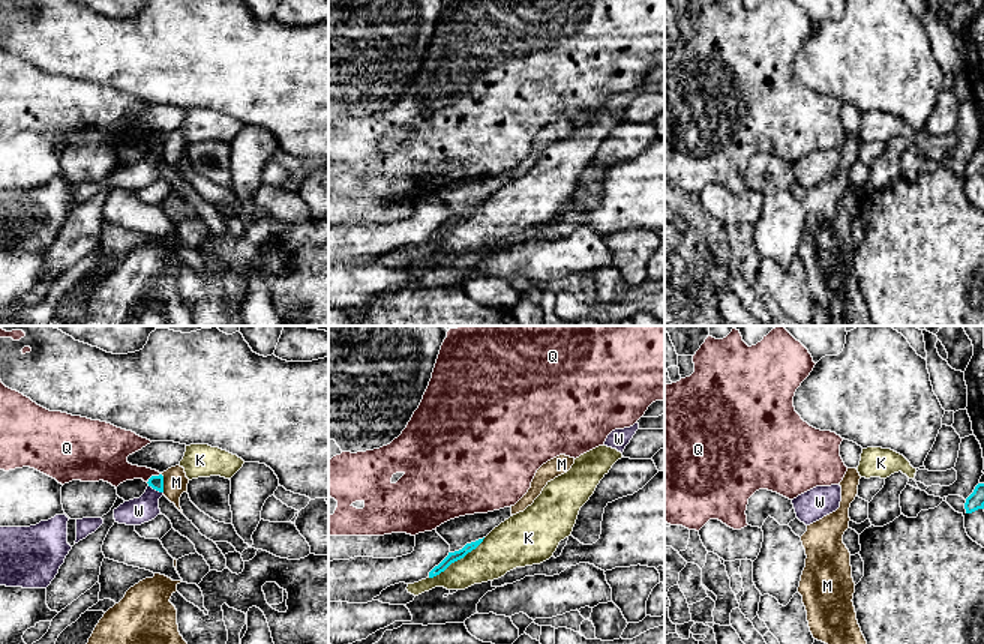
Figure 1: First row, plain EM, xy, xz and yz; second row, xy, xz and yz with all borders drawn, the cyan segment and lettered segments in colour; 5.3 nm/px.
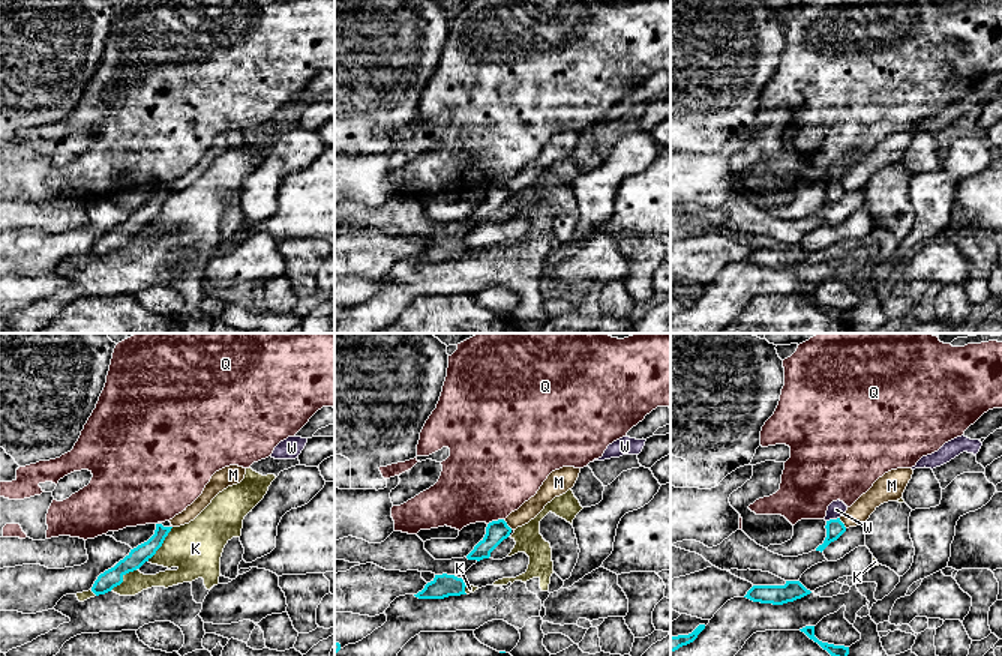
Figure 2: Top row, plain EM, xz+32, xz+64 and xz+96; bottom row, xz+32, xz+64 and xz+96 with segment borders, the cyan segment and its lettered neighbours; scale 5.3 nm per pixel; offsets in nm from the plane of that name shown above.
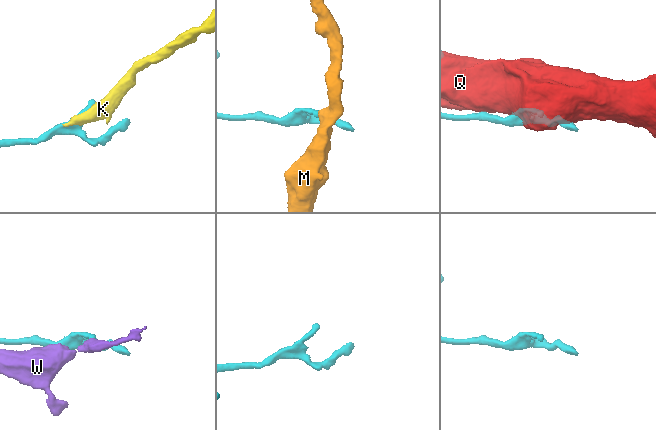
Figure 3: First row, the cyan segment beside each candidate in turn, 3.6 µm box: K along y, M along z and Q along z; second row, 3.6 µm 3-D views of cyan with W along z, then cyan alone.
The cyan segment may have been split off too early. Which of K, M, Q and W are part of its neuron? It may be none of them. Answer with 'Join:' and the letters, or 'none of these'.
Join: none of these

